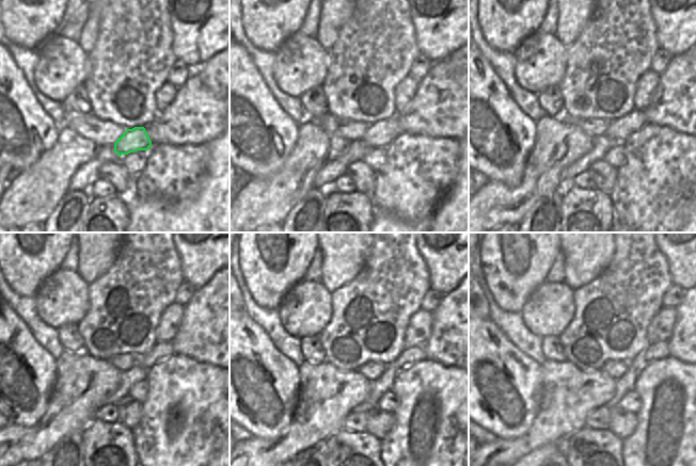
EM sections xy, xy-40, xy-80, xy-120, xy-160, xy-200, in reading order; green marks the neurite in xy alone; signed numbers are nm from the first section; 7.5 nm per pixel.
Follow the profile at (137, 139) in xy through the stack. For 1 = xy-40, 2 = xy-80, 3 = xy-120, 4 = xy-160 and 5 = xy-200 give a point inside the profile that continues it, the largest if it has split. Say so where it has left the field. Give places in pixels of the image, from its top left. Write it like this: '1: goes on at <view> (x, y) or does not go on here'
1: goes on at xy-40 (379, 134)
2: goes on at xy-80 (620, 129)
3: goes on at xy-120 (161, 351)
4: goes on at xy-160 (409, 356)
5: goes on at xy-200 (657, 351)

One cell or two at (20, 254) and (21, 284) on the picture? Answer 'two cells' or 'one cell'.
one cell

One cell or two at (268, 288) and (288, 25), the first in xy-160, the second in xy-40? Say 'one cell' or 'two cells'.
one cell

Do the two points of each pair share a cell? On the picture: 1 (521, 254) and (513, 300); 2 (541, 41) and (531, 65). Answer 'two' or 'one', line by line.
1: one
2: one

